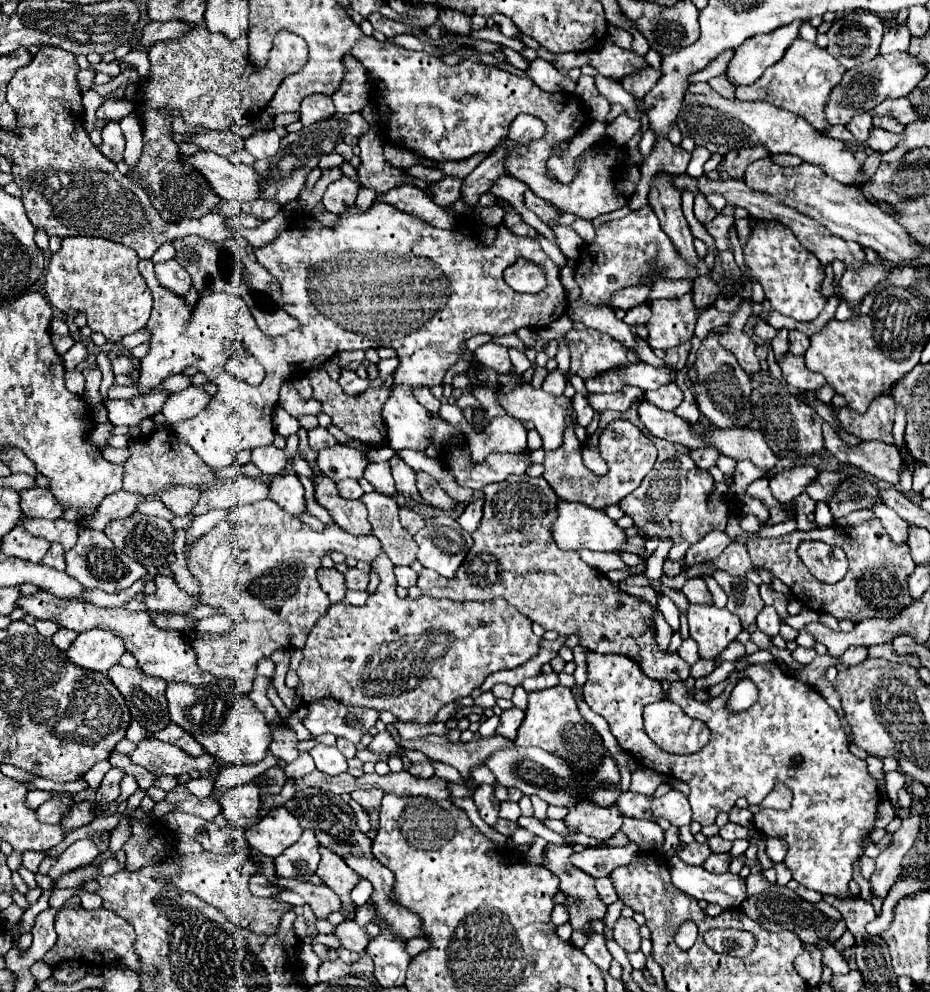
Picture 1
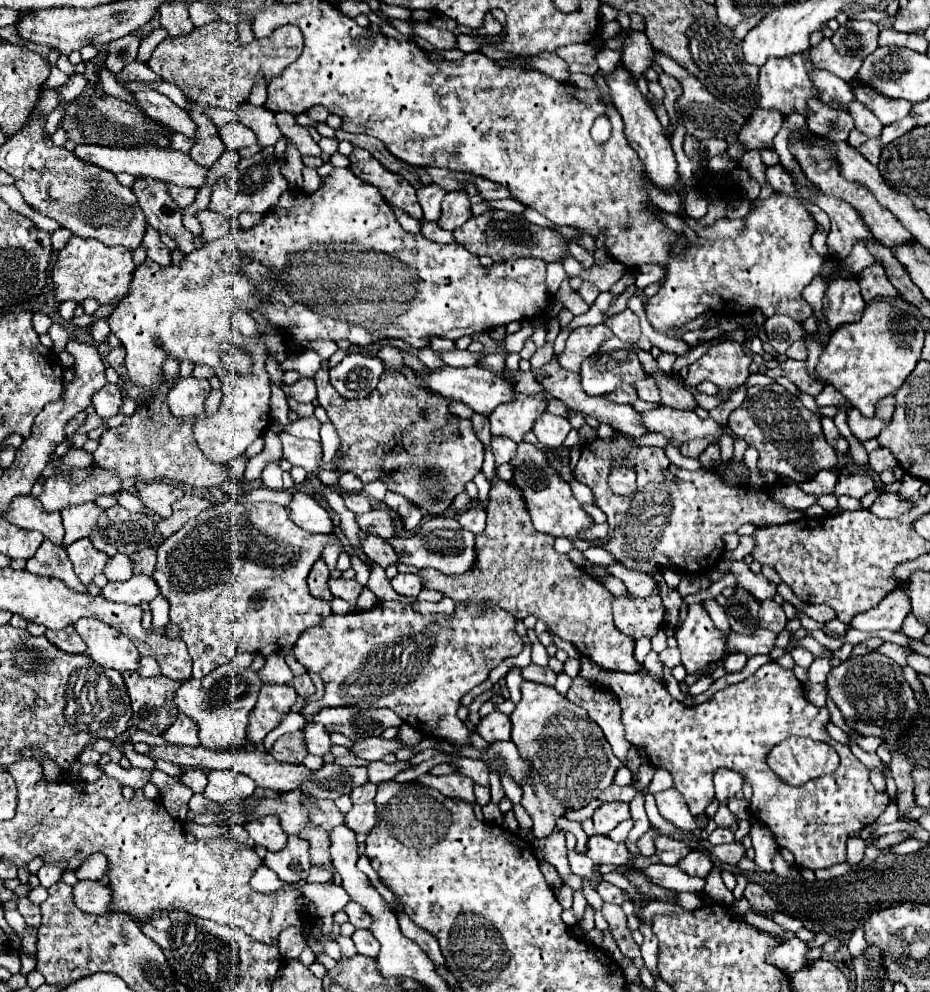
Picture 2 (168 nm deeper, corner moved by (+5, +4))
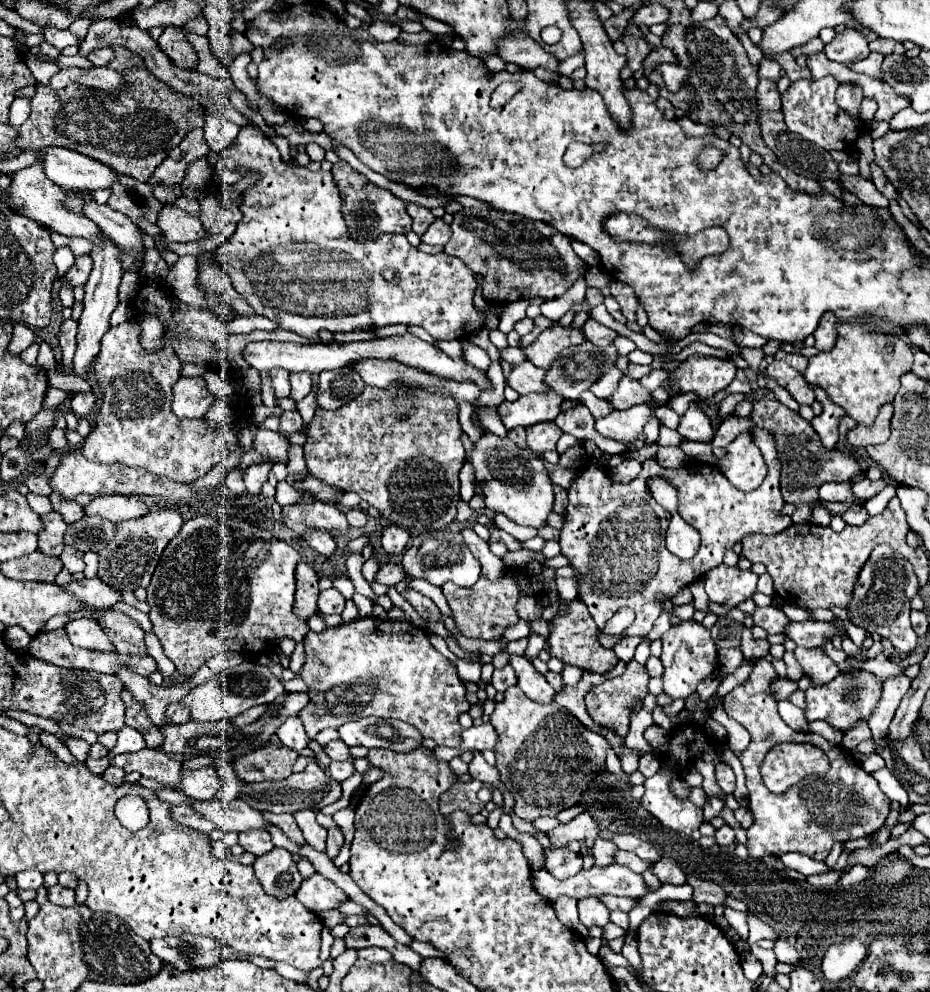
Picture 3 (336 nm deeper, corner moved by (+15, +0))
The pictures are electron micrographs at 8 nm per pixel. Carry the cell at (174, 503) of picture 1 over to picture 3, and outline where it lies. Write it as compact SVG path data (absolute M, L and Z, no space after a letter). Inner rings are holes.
M116 494L116 496L96 496L88 506L84 506L84 512L88 516L98 514L118 524L124 520L136 520L140 516L146 516L150 512L150 506L140 496Z

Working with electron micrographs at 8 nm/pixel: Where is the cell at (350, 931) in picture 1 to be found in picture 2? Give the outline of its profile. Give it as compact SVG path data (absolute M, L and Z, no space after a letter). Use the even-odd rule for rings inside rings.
M356 930L354 936L352 936L352 940L354 940L354 944L356 944L358 954L372 956L372 958L378 956L378 952L380 952L380 944L378 944L378 940L376 940L368 930Z

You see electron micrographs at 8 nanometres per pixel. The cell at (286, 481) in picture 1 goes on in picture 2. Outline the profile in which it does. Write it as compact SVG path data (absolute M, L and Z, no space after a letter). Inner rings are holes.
M294 492L294 498L290 502L290 518L300 528L312 532L312 534L334 534L334 524L328 516L328 512L310 496L304 492Z

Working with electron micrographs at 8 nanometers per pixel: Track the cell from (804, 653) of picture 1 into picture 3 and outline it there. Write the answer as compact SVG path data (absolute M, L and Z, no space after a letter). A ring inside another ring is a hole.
M786 652L782 660L786 662L786 674L788 674L788 678L790 680L800 680L804 672L800 672L800 664L796 664L796 658L792 656L792 652Z

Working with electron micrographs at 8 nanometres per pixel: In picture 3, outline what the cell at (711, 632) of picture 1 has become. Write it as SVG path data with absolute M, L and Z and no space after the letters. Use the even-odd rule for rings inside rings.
M684 620L678 626L672 626L664 636L664 650L662 650L662 664L664 664L664 692L670 694L674 700L676 698L688 698L700 680L708 678L714 674L718 660L716 660L716 644L712 644L710 630L704 628L700 622L694 620Z

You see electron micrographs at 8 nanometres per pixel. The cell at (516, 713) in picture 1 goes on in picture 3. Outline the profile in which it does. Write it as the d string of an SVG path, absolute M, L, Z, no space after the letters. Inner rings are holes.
M490 722L480 724L480 726L472 726L468 730L462 732L462 752L466 750L492 750L496 746L496 730L492 728Z

